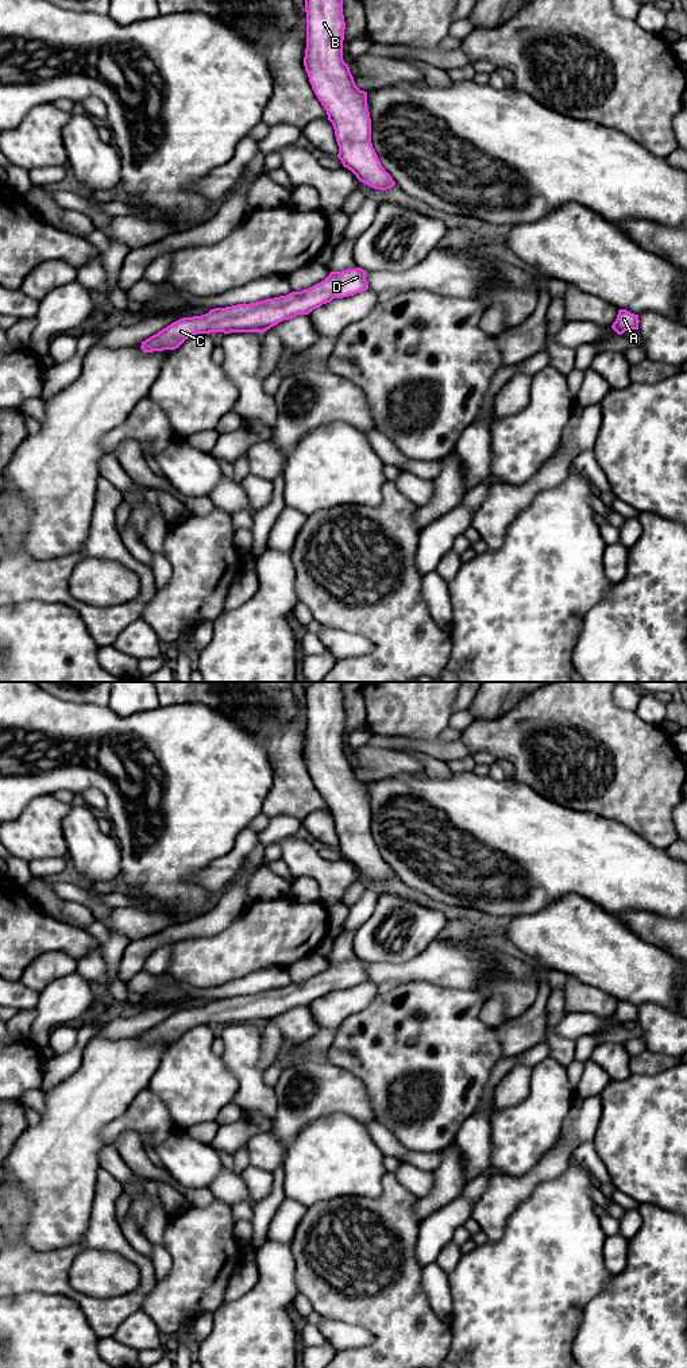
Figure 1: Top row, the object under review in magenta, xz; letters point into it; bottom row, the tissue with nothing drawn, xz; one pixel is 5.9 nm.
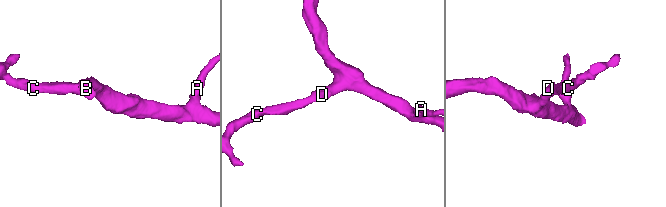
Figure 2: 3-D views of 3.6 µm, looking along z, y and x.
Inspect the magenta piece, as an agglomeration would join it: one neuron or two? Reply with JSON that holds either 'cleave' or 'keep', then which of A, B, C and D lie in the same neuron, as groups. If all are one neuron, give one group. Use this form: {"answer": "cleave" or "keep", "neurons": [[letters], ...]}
{"answer": "keep", "neurons": [["A", "B", "C", "D"]]}

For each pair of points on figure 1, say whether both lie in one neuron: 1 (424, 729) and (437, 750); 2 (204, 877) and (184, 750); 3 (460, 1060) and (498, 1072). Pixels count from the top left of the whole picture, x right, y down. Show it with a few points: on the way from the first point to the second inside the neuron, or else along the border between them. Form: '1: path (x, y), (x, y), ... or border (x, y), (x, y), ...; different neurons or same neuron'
1: border (401, 736), (429, 743), (446, 743); different neurons
2: border (230, 852), (212, 860), (190, 878); different neurons
3: border (505, 1058), (494, 1066), (479, 1099); different neurons

